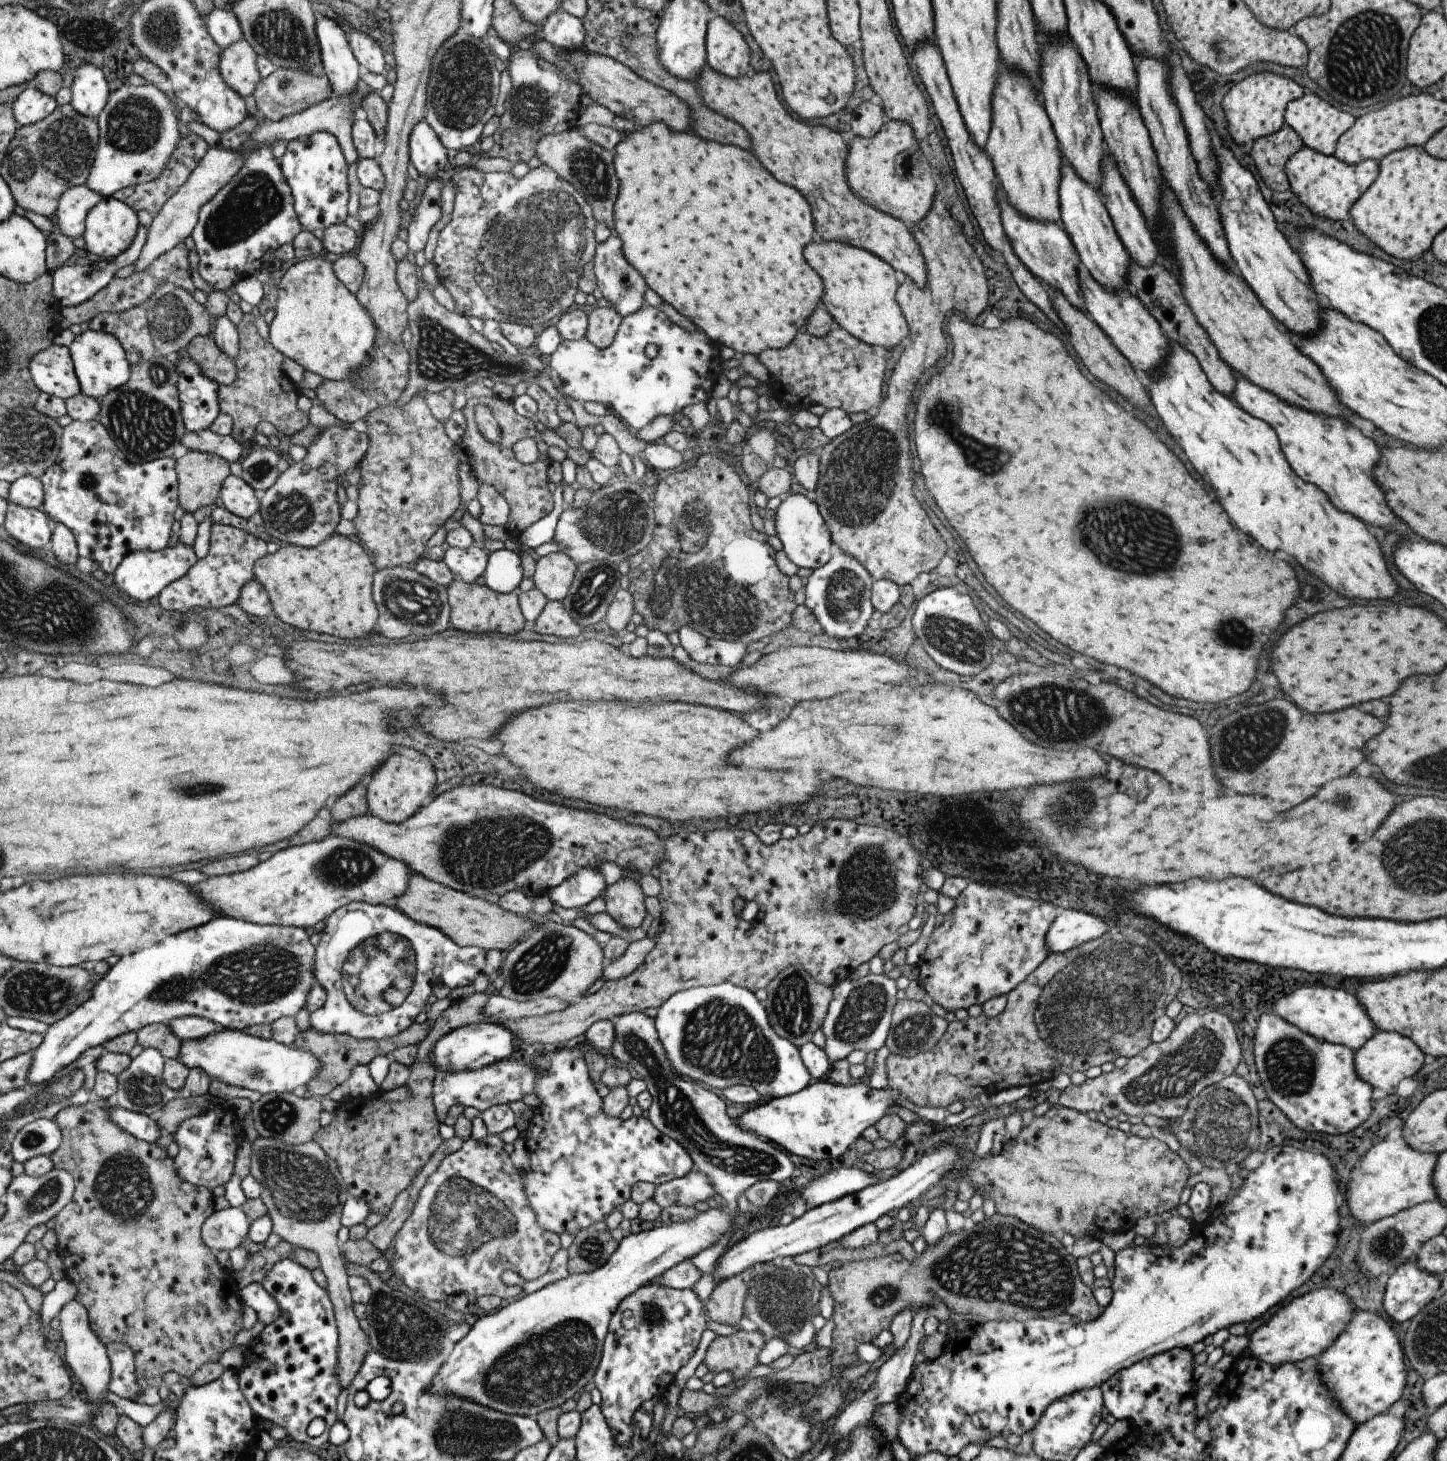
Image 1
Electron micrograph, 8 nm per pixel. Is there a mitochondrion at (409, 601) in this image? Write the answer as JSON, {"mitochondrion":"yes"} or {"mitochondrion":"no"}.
{"mitochondrion":"yes"}

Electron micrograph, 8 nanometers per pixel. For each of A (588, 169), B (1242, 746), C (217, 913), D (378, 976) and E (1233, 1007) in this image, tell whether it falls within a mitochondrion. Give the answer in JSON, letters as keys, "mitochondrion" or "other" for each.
{"A":"mitochondrion","B":"mitochondrion","C":"other","D":"mitochondrion","E":"other"}

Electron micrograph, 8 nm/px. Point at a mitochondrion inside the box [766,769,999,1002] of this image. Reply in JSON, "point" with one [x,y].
{"point":[866,885]}

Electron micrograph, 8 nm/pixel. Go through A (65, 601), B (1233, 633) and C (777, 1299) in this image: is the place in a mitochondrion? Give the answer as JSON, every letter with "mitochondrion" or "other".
{"A":"mitochondrion","B":"mitochondrion","C":"mitochondrion"}

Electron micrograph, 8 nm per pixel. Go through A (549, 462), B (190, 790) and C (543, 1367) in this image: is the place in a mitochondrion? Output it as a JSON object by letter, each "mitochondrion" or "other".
{"A":"other","B":"mitochondrion","C":"mitochondrion"}

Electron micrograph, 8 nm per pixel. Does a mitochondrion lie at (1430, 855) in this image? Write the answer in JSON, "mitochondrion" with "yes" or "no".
{"mitochondrion":"yes"}

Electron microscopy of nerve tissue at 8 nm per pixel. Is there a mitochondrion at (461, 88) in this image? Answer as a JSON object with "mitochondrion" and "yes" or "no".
{"mitochondrion":"yes"}

